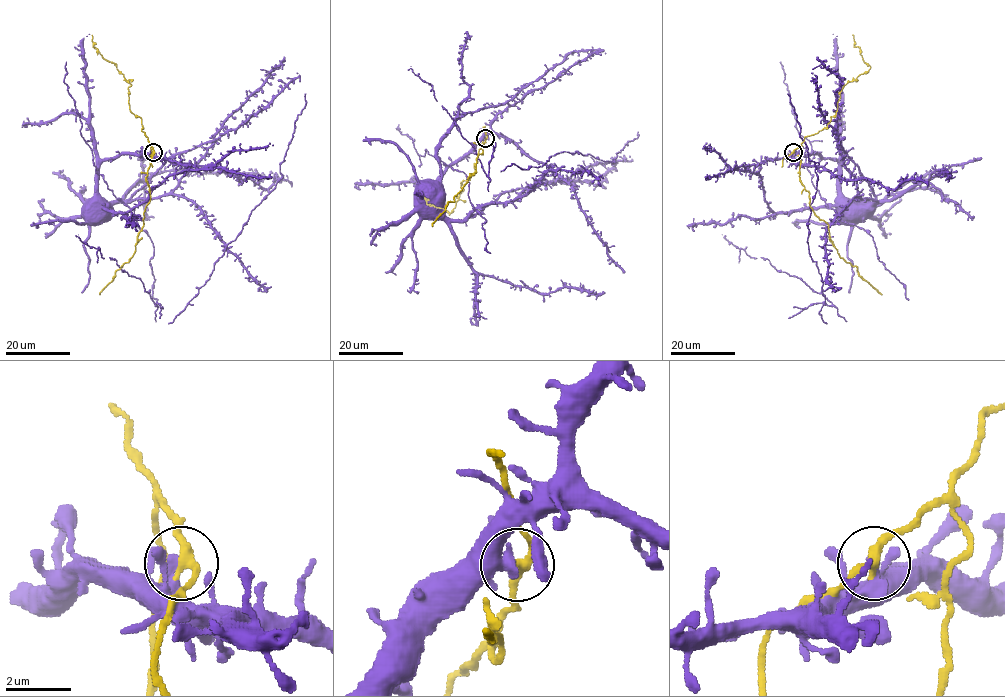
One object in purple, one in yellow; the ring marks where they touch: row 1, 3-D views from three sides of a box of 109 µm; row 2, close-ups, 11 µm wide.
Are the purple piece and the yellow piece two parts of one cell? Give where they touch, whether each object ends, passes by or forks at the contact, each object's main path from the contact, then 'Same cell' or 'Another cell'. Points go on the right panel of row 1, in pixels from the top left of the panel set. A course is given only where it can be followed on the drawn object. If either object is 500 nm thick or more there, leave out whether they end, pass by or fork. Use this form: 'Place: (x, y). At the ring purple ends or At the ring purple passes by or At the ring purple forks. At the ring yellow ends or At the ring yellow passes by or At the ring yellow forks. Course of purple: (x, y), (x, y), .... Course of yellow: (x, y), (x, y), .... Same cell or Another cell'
Place: (793, 152). At the ring purple ends. At the ring yellow passes by. Course of purple: (794, 152), (821, 154), (838, 162), (836, 211), (839, 212). Course of yellow: (794, 152), (799, 146), (802, 149), (800, 182), (808, 191), (813, 212), (827, 224), (837, 253), (882, 294). Another cell

